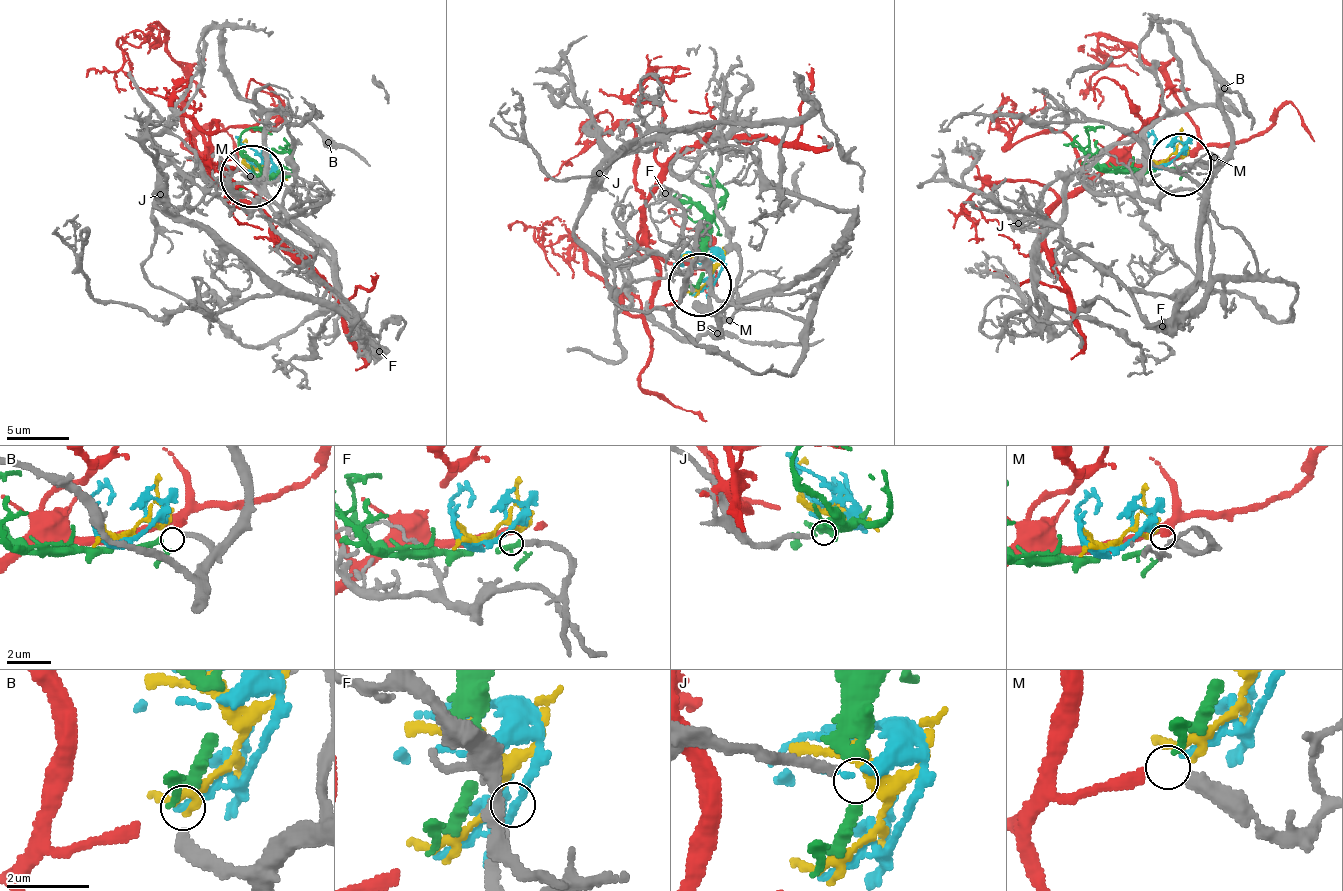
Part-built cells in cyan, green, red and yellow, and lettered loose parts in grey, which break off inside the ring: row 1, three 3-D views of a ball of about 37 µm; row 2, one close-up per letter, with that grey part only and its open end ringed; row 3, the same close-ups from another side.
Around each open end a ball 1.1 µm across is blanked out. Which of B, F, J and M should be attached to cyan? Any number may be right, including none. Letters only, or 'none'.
J

